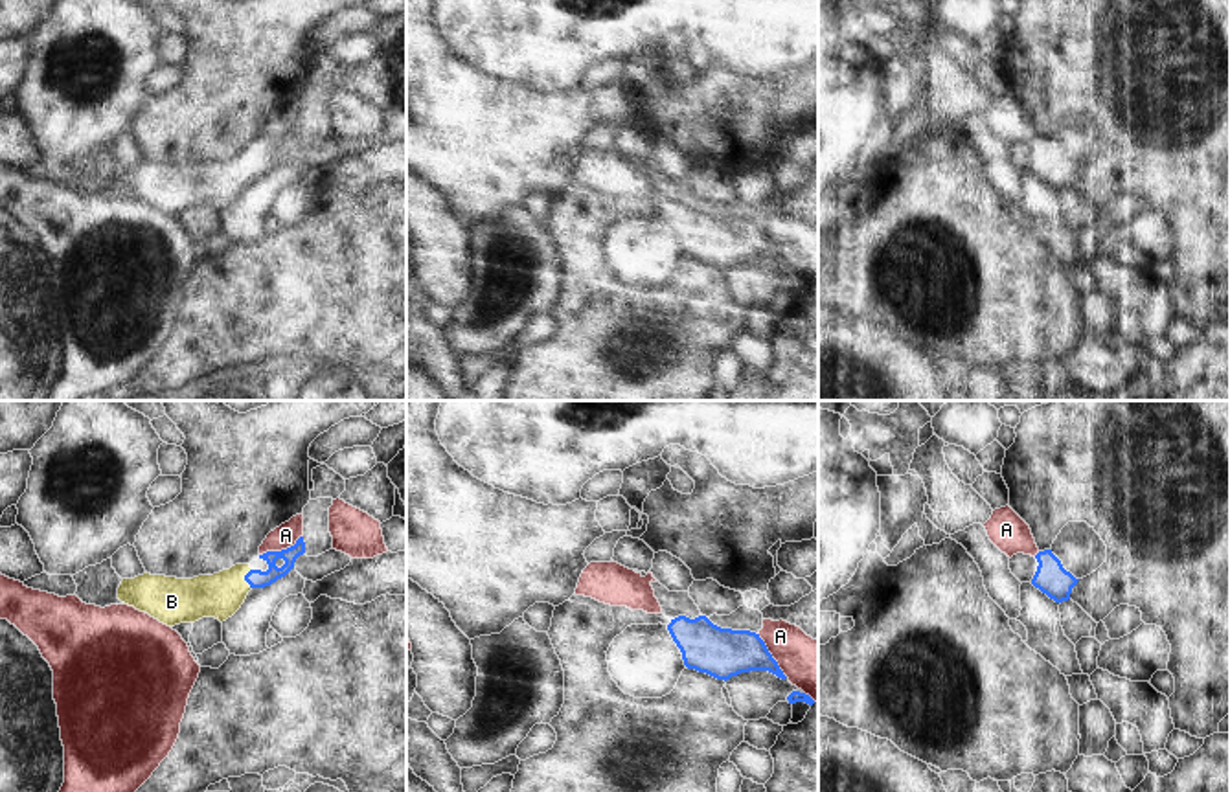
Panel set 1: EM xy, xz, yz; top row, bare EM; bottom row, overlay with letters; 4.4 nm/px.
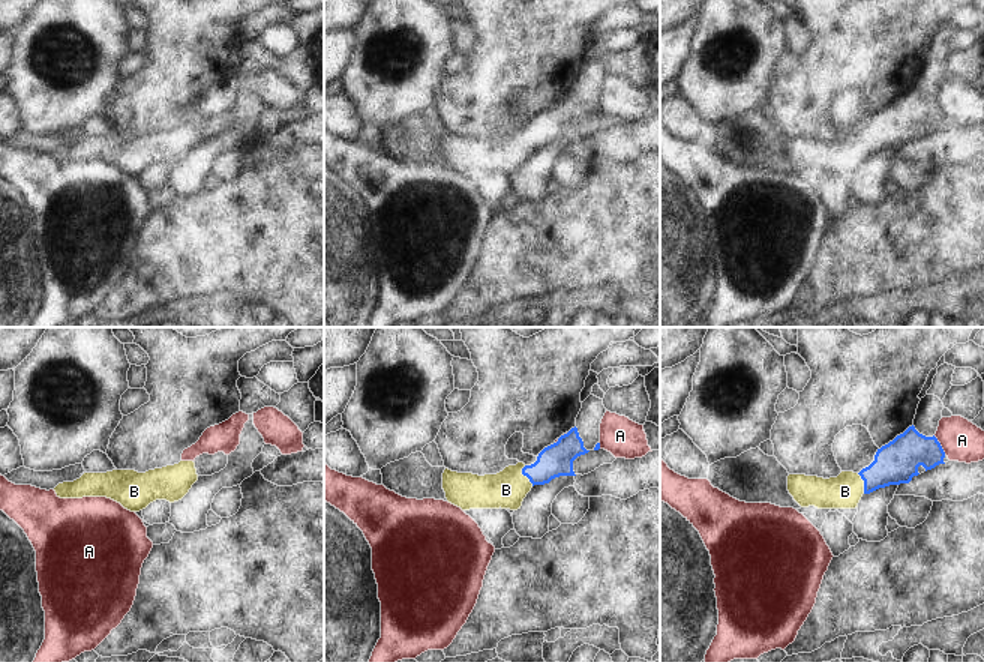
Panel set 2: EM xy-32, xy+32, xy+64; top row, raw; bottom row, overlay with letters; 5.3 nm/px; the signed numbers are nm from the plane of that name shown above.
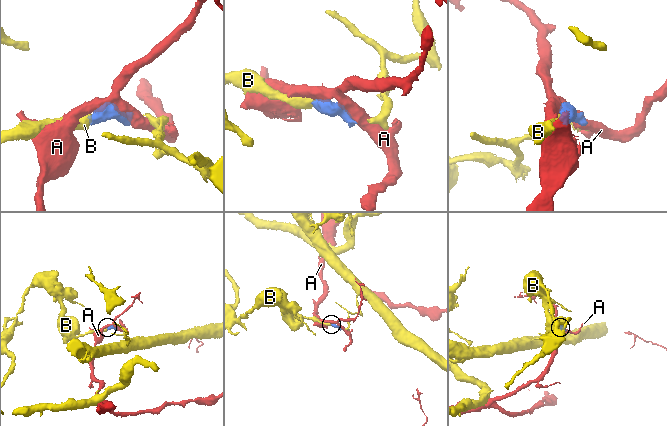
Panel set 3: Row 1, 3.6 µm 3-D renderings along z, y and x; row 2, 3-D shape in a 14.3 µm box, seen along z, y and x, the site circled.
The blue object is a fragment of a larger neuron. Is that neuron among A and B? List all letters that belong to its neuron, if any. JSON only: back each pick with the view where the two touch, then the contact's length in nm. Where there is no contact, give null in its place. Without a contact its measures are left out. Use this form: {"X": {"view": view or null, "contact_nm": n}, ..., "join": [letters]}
{"B": {"view": "xy", "contact_nm": 100}, "join": ["B"]}

